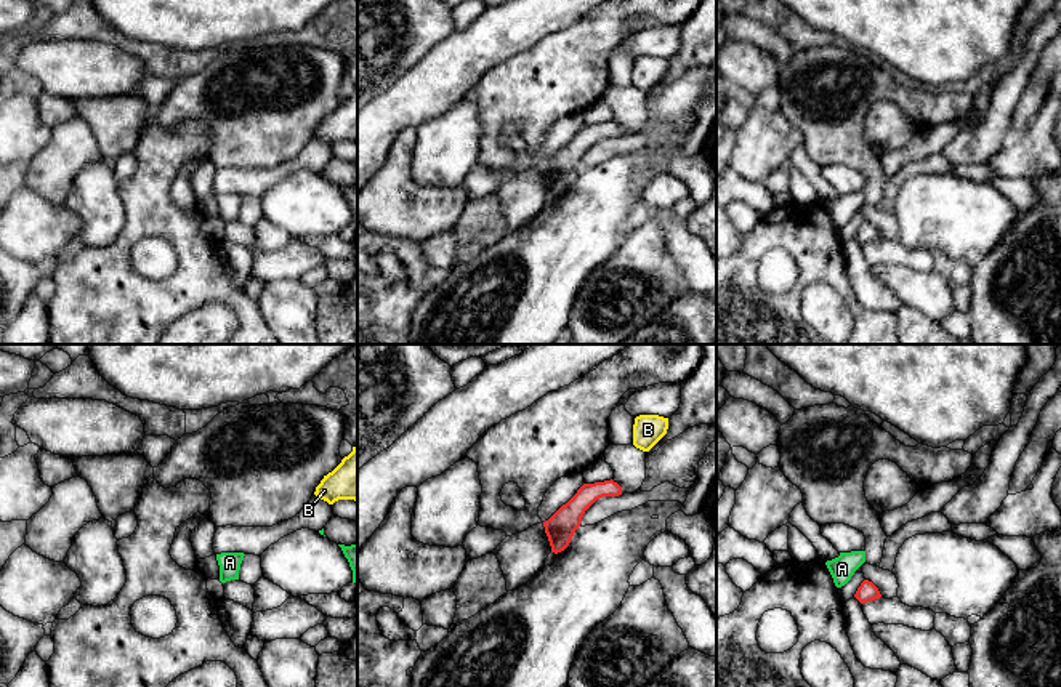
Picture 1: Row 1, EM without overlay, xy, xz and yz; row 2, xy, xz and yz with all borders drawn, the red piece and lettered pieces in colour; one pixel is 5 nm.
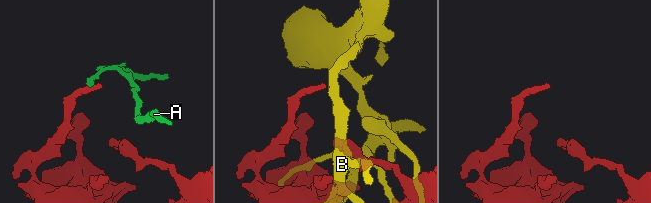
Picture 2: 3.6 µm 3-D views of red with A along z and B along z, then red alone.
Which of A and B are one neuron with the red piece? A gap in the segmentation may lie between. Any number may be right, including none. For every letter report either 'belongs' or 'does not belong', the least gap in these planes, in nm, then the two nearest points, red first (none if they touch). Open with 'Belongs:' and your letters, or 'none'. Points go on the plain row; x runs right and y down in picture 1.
Belongs: none
A: does not belong; 60 nm apart; from red across yz (861, 224), (850, 220)
B: does not belong; 200 nm apart; from red across xz (616, 124), (637, 88)

